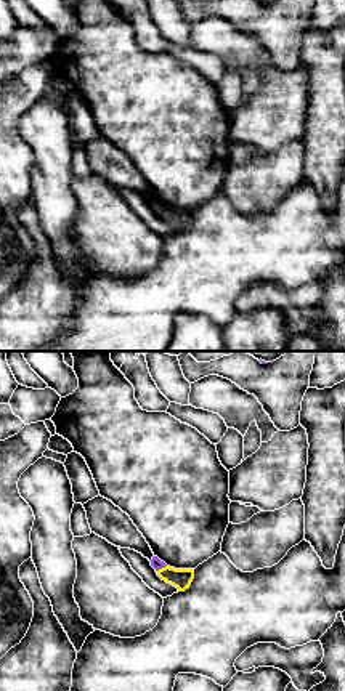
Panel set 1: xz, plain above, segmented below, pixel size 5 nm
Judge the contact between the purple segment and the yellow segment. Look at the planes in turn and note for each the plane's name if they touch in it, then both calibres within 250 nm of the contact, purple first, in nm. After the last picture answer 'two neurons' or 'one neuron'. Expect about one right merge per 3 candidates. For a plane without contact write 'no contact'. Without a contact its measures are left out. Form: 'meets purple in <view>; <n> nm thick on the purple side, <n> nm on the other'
meets purple in xz; 60 nm thick on the purple side, 100 nm on the other

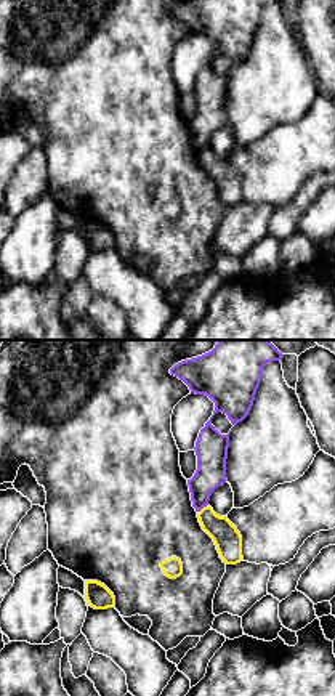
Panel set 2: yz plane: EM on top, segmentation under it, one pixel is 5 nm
meets purple in yz; 150 nm thick on the purple side, 140 nm on the other

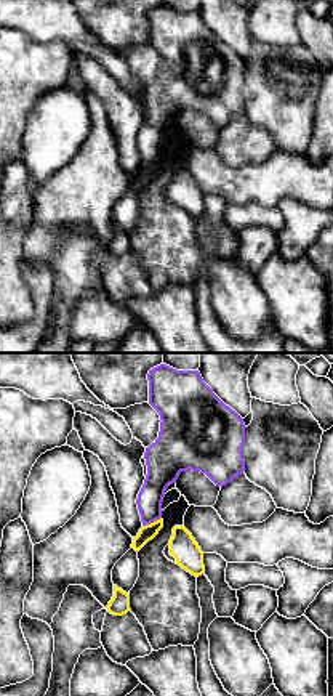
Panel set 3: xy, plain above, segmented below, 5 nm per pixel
meets purple in xy; 140 nm thick on the purple side, 80 nm on the other

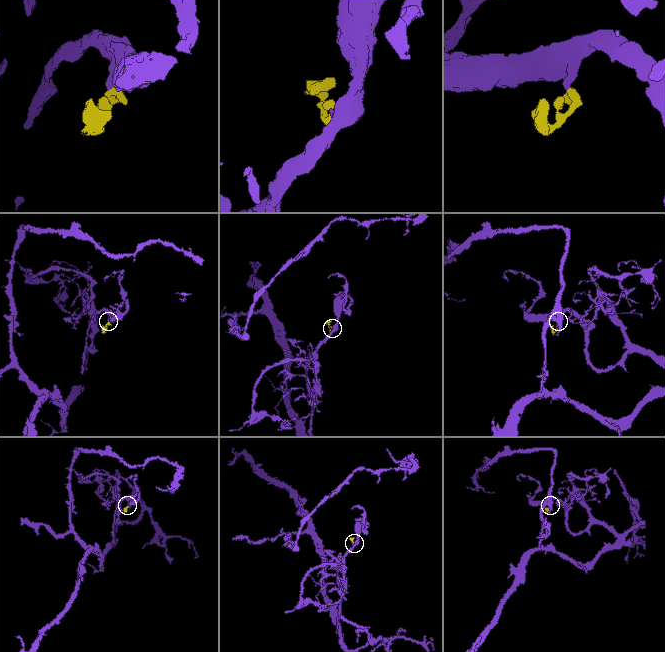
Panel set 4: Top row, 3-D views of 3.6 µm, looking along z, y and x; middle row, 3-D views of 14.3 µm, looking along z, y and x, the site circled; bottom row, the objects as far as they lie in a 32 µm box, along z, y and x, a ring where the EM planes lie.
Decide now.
two neurons

